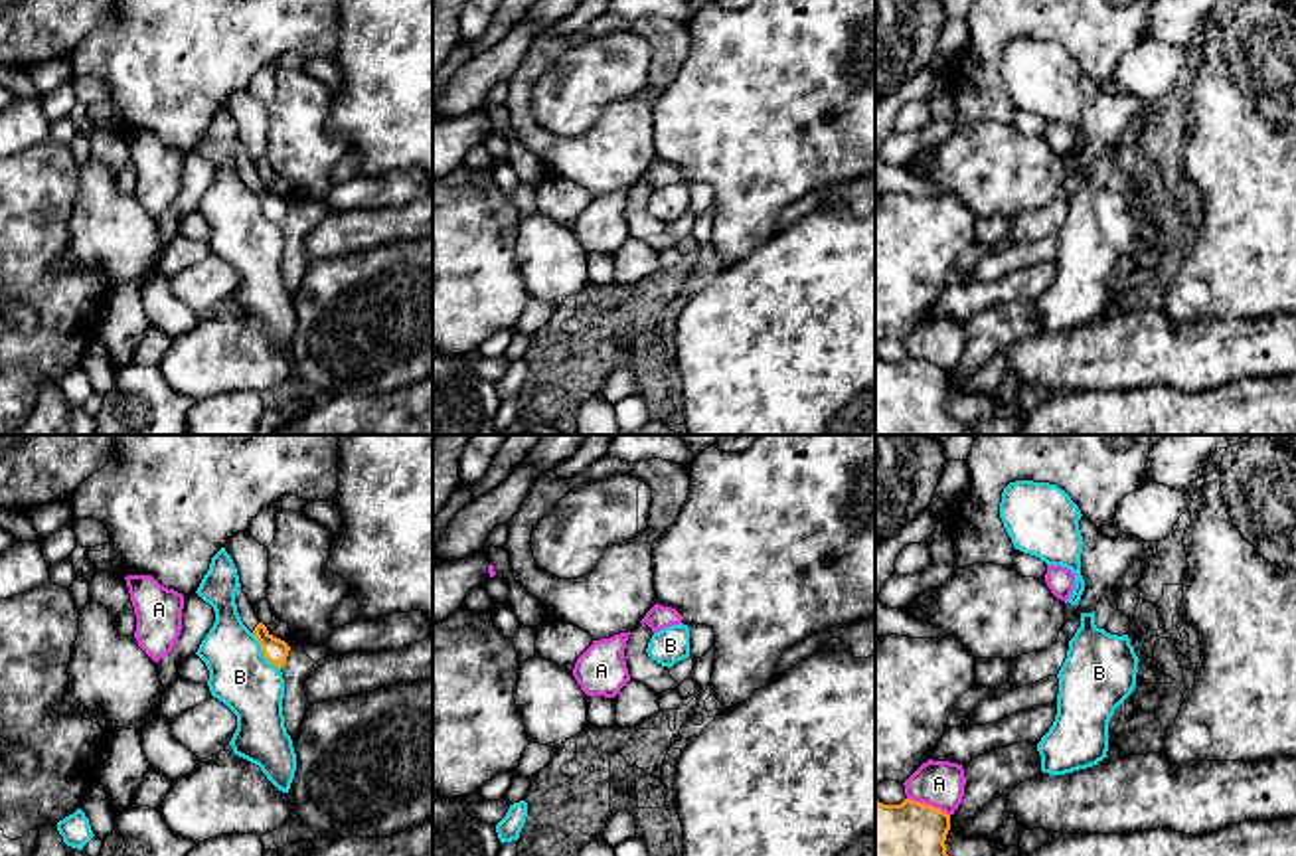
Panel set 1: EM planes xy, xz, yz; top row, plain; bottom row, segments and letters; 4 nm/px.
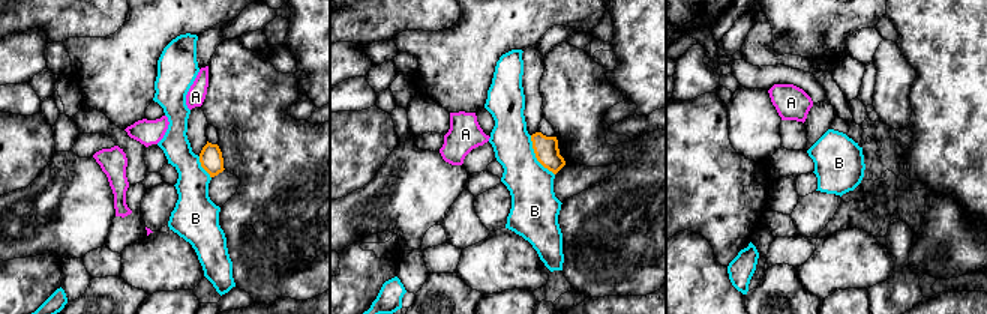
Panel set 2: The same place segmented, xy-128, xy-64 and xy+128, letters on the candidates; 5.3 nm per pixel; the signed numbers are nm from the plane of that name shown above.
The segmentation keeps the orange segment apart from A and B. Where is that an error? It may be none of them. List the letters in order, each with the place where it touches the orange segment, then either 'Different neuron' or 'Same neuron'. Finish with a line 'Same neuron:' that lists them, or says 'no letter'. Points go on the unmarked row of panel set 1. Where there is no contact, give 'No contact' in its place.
A: Touches orange at yz (929, 362). Different neuron
B: Touches orange at xy (263, 210). Different neuron
Same neuron: no letter

